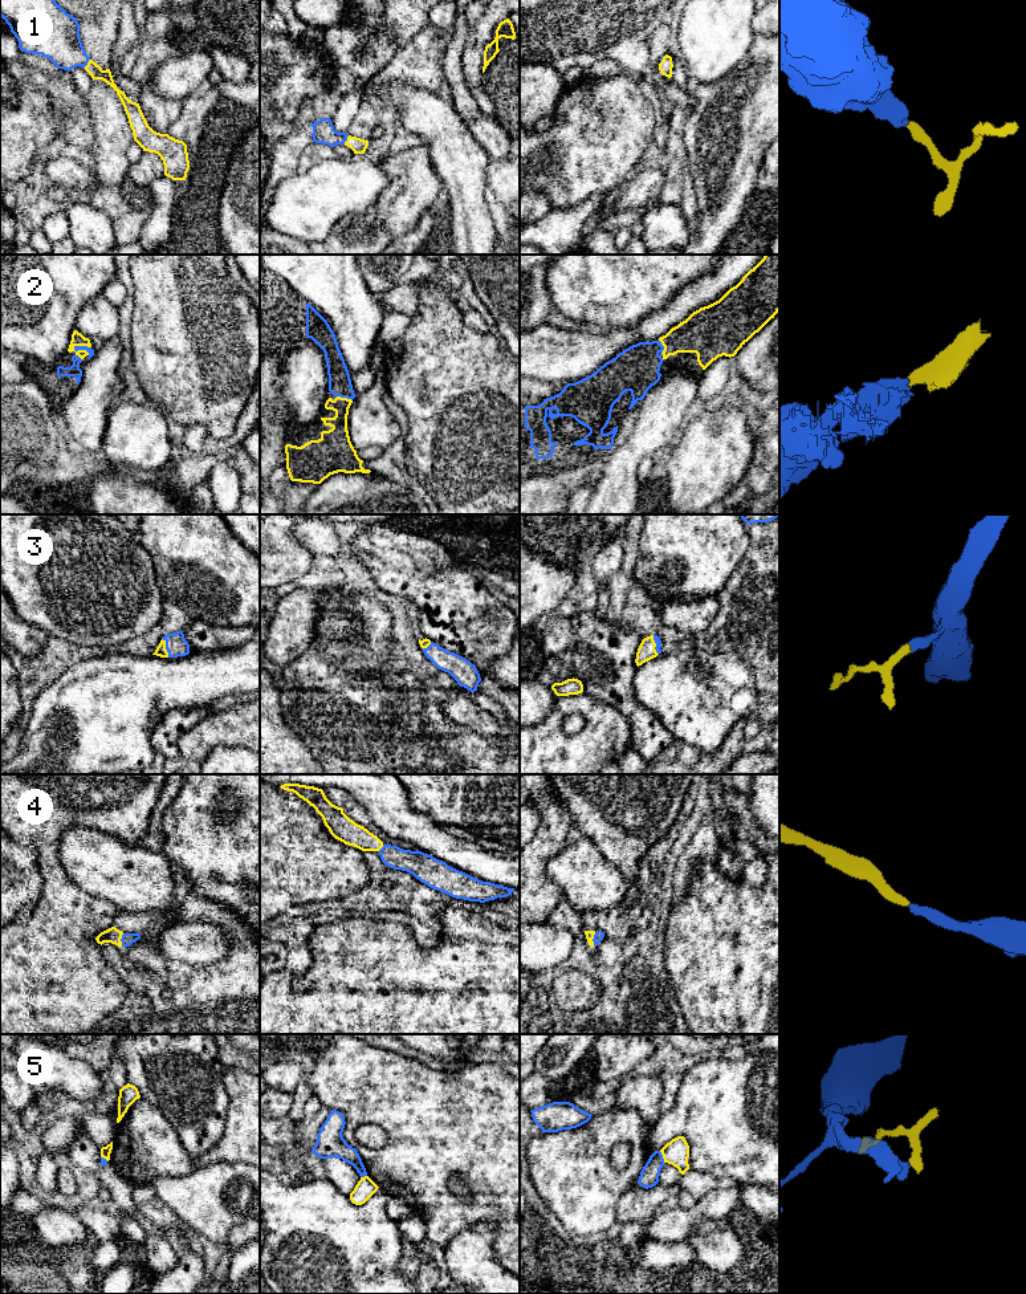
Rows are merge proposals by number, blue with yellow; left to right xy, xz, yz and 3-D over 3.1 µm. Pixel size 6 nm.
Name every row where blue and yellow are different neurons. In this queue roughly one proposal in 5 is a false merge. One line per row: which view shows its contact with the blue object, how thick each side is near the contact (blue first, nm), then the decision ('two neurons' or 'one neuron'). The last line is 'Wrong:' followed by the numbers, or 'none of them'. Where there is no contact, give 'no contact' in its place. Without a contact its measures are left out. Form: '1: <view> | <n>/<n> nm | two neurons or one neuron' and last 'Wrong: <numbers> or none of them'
1: xz | 130/90 nm | one neuron
2: xy | 40/80 nm | one neuron
3: xy | 130/70 nm | one neuron
4: xy | 80/90 nm | one neuron
5: yz | 120/160 nm | two neurons
Wrong: 5

